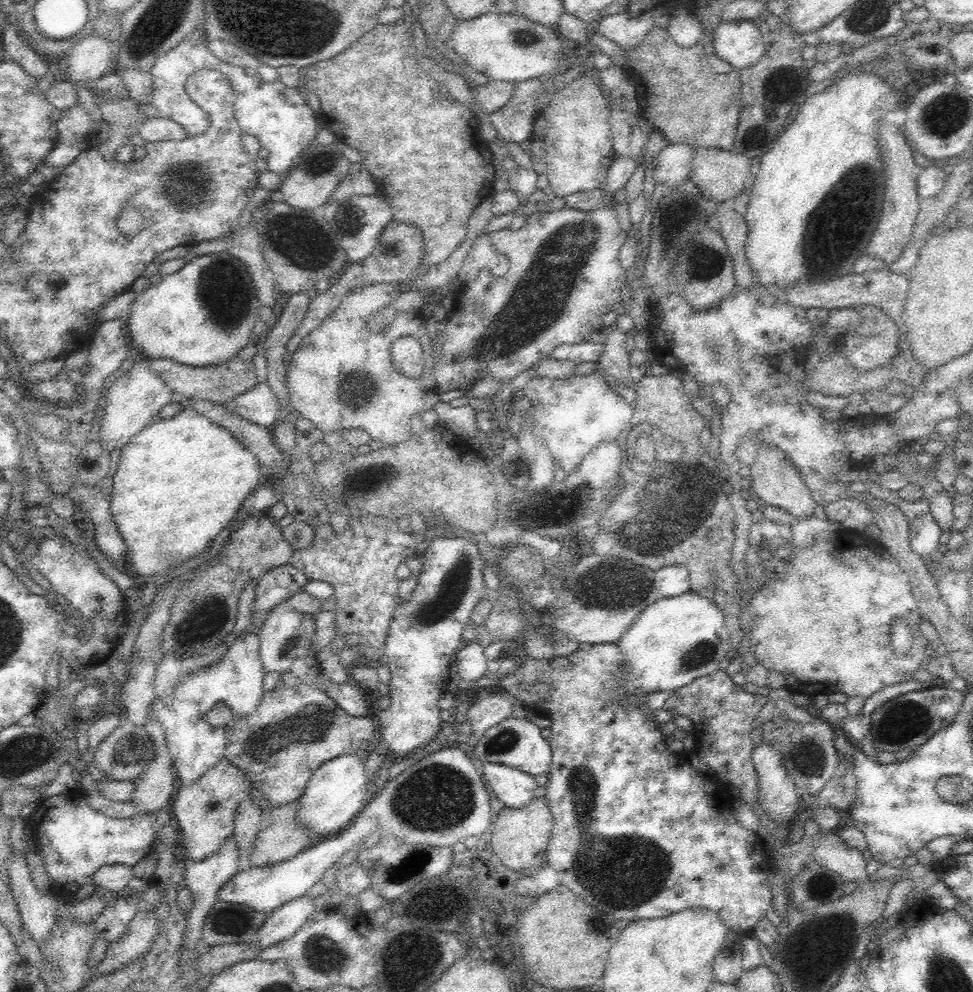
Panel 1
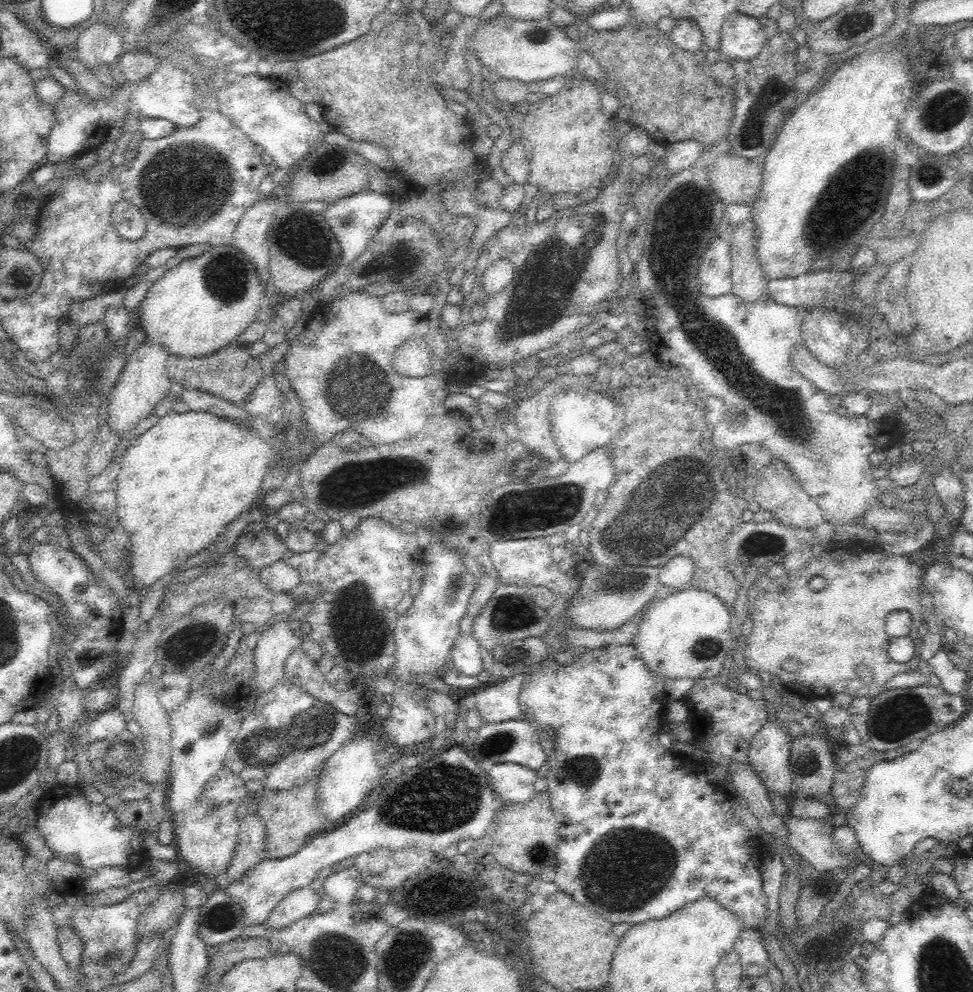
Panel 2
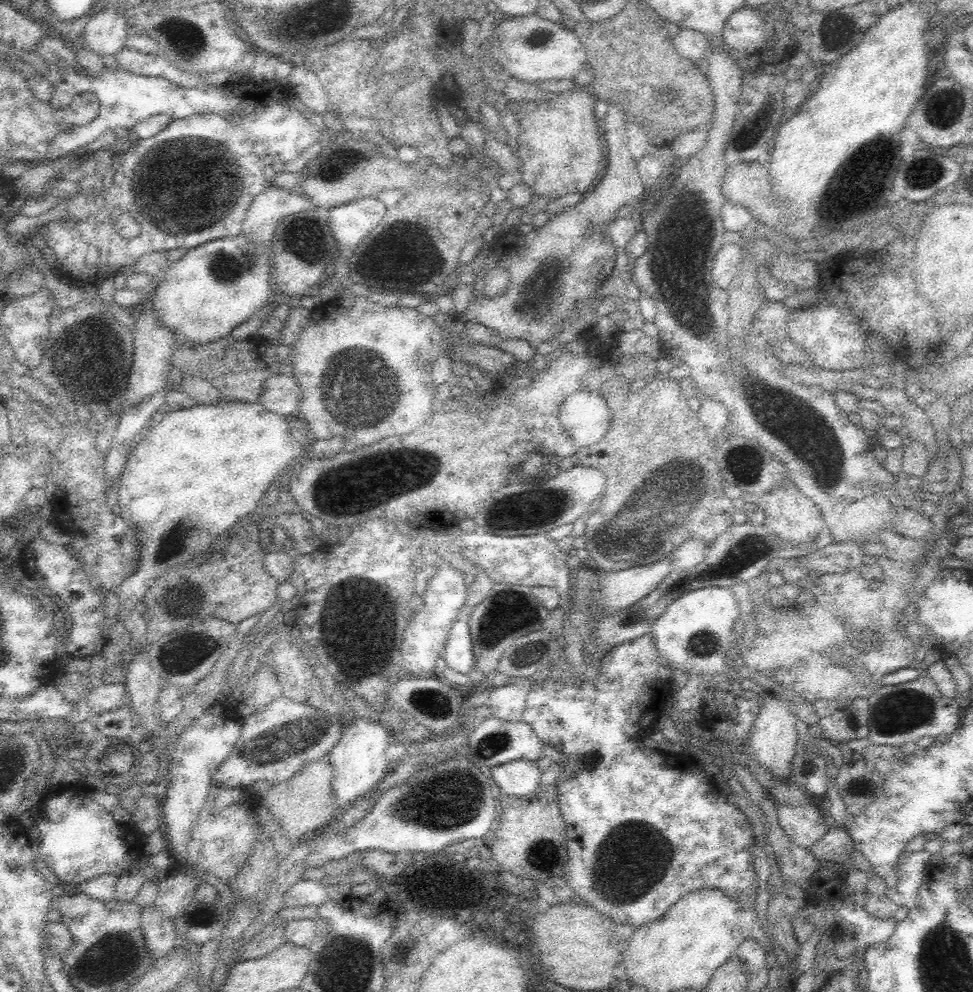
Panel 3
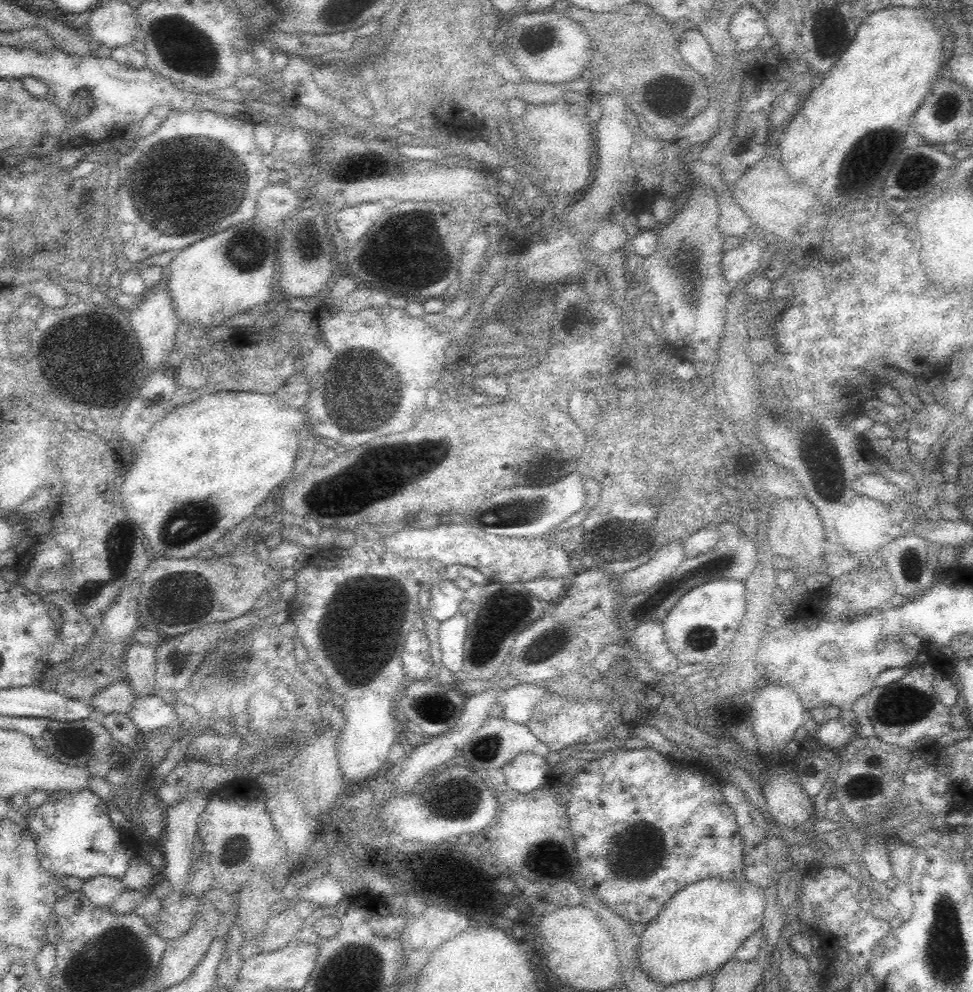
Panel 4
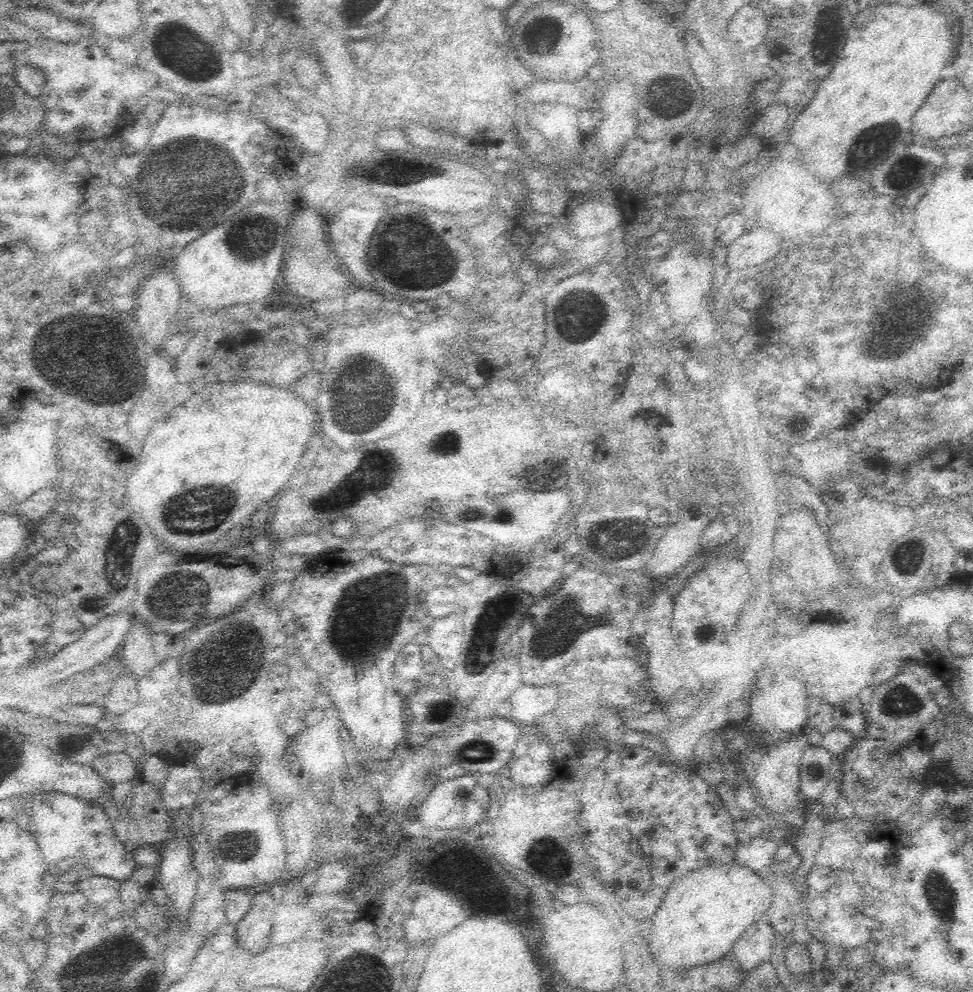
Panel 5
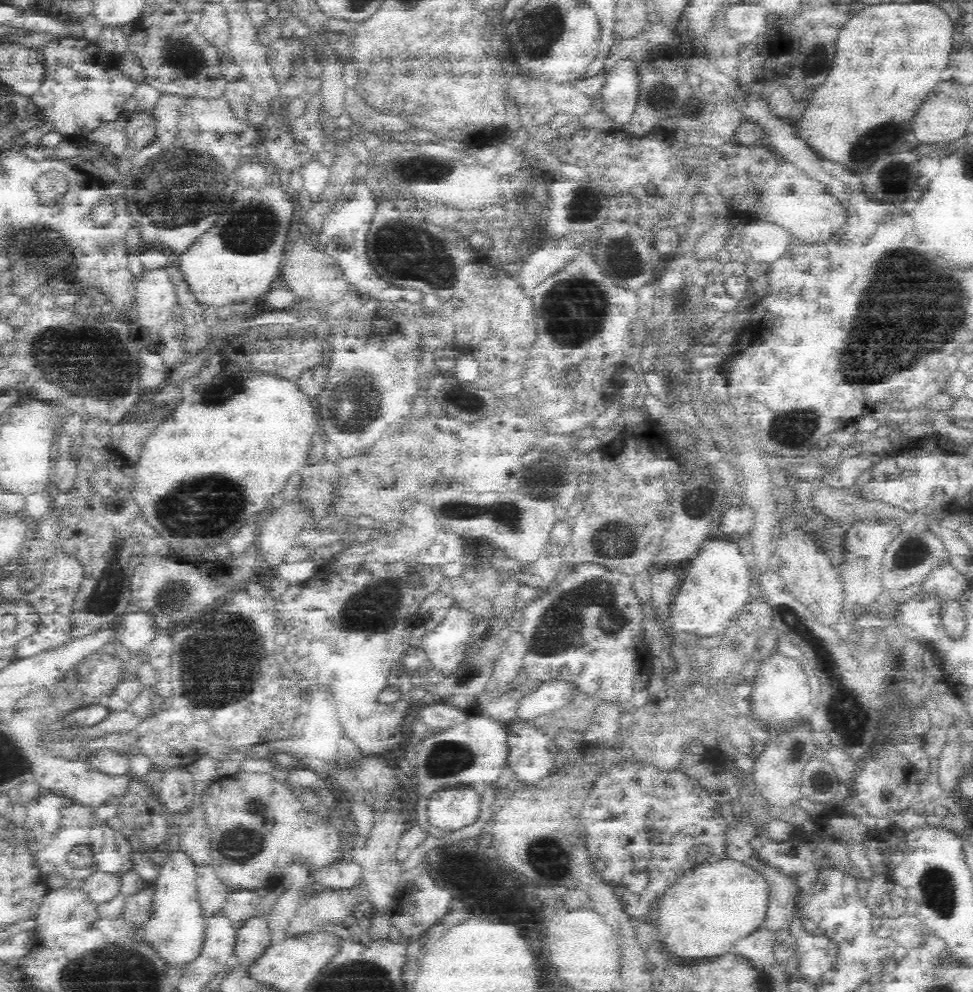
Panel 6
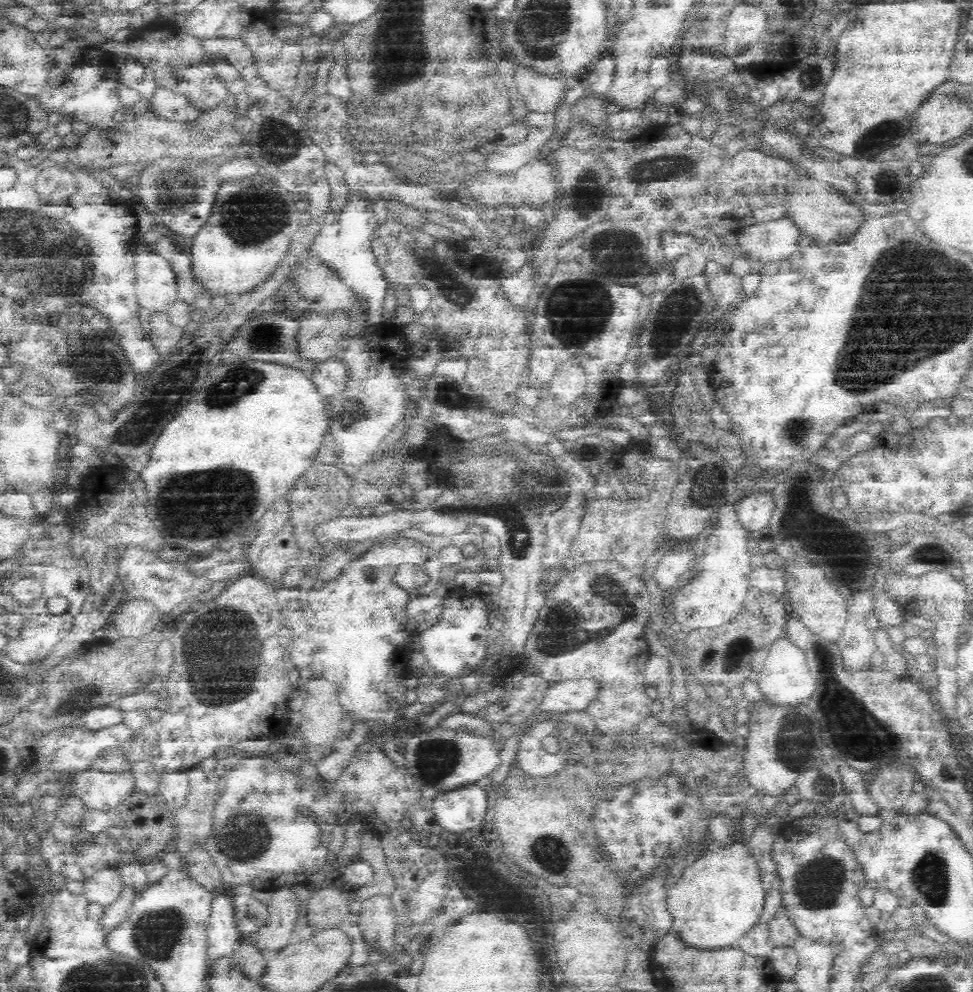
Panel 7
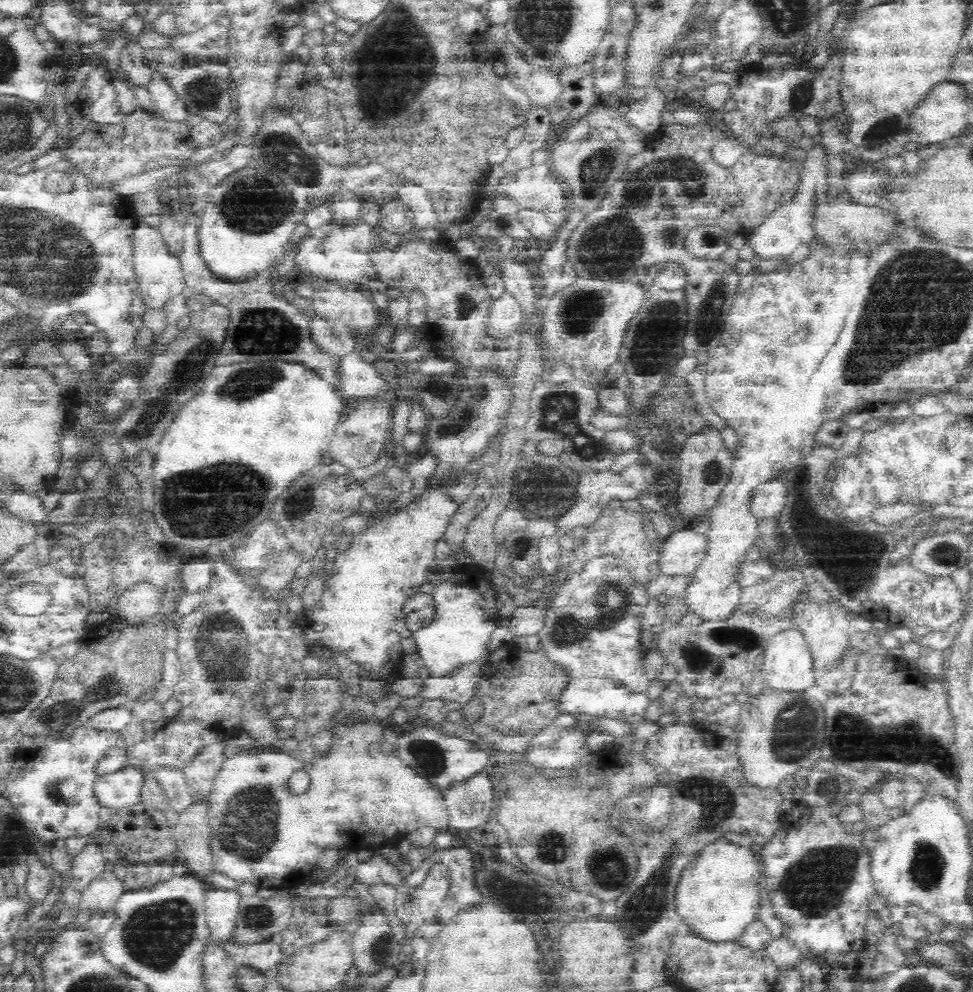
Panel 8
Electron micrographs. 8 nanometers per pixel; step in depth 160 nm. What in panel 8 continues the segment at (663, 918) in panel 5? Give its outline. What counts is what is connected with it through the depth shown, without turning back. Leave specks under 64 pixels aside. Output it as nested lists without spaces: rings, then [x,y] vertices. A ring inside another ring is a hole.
[[[725,838],[707,844],[680,875],[675,888],[674,908],[698,938],[708,942],[730,942],[757,919],[759,868],[751,849],[733,844]]]

